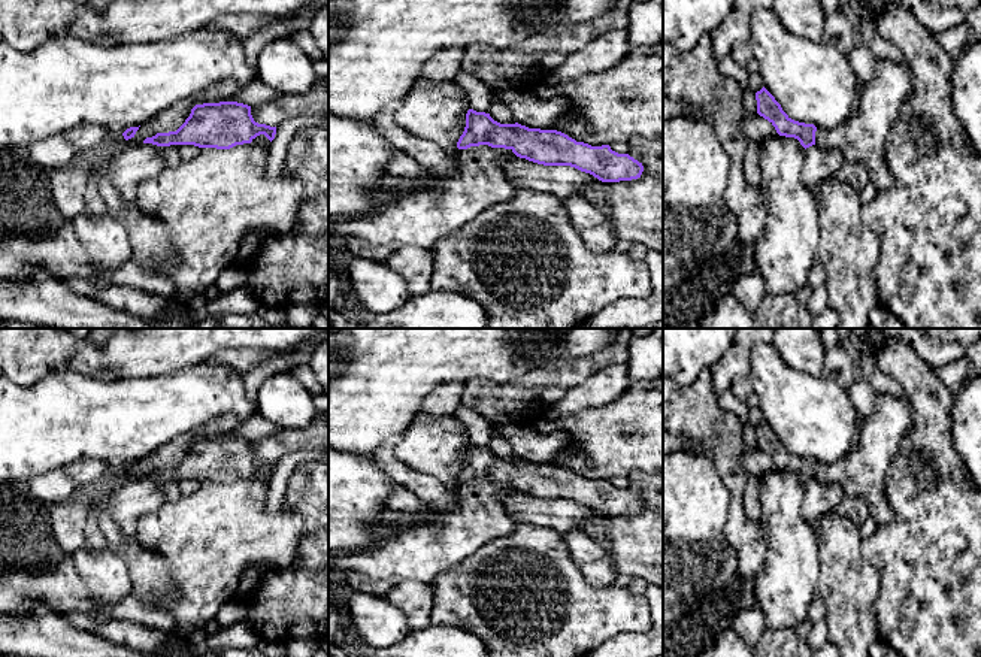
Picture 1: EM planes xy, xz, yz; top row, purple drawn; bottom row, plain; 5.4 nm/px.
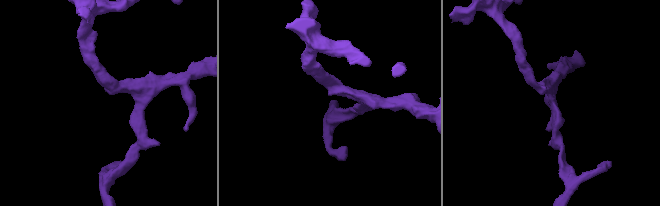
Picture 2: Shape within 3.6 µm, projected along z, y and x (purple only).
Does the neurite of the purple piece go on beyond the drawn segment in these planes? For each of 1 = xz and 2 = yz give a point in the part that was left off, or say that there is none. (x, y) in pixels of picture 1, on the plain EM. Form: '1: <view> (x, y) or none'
1: none
2: none

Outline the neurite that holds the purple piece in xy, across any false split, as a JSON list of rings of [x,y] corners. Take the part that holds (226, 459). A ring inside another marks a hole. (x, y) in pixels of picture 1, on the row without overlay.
[[[219,436],[196,439],[176,466],[157,467],[146,472],[143,478],[230,484],[236,479],[251,478],[260,469],[272,476],[276,461],[255,457],[248,439]]]

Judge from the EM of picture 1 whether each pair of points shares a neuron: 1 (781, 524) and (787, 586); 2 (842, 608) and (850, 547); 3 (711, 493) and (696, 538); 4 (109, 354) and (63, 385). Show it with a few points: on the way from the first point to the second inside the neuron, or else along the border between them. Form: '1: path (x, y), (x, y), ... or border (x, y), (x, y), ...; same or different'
1: path (787, 539), (787, 571); same
2: path (845, 593), (845, 562); same
3: path (701, 503), (696, 508), (696, 527); same
4: border (47, 374), (78, 371), (93, 377); different

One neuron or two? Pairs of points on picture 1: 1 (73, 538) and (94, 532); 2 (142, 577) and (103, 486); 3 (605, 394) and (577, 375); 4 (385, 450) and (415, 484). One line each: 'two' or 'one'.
1: two
2: one
3: two
4: one

